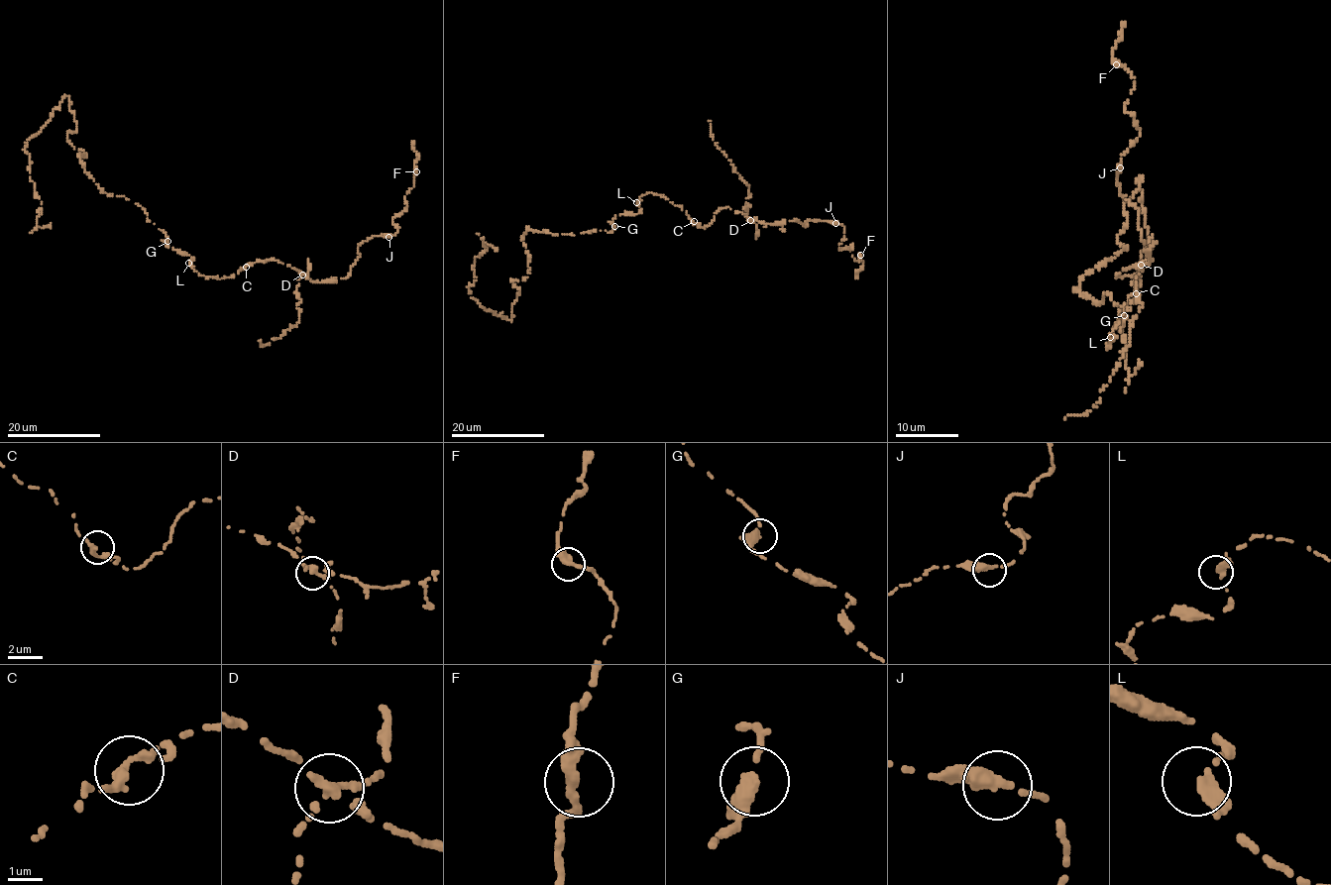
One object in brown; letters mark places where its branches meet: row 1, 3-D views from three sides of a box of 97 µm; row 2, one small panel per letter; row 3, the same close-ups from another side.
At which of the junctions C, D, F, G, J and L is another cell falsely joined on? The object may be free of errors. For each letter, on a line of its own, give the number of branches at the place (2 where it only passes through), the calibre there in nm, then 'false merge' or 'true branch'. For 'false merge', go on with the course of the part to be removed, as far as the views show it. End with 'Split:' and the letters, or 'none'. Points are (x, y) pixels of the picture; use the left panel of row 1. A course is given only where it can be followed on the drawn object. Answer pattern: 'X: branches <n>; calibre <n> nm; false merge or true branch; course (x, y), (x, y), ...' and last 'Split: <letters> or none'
C: branches 2; calibre 280 nm; true branch
D: branches 3; calibre 240 nm; false merge; course (301, 275), (296, 288), (300, 300), (297, 304), (299, 322), (268, 345), (261, 346), (259, 341)
F: branches 2; calibre 340 nm; true branch
G: branches 3; calibre 240 nm; true branch
J: branches 2; calibre 320 nm; true branch
L: branches 2; calibre 280 nm; true branch
Split: D

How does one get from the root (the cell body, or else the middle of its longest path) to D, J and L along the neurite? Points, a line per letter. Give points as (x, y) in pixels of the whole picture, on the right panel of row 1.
D: (1120, 319), (1106, 348), (1118, 336), (1138, 296), (1140, 276), (1117, 274), (1140, 266)
J: (1120, 319), (1106, 348), (1138, 296), (1140, 276), (1117, 274), (1151, 262), (1139, 213), (1120, 194), (1120, 167)
L: (1120, 319), (1120, 325), (1116, 327), (1116, 324), (1120, 322), (1110, 337)

